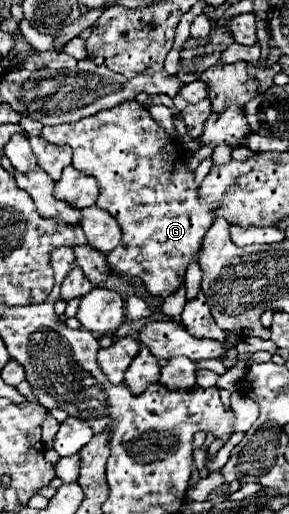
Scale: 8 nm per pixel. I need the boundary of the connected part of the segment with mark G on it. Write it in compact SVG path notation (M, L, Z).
M136 100L72 124L44 126L42 138L54 144L68 144L74 150L72 166L98 180L100 196L96 206L112 214L124 232L122 244L106 256L108 264L118 272L140 278L154 296L172 294L182 282L186 264L198 254L208 226L214 222L212 206L196 200L198 186L194 184L194 174L186 170L184 158L178 156L182 154L178 144L172 144Z

